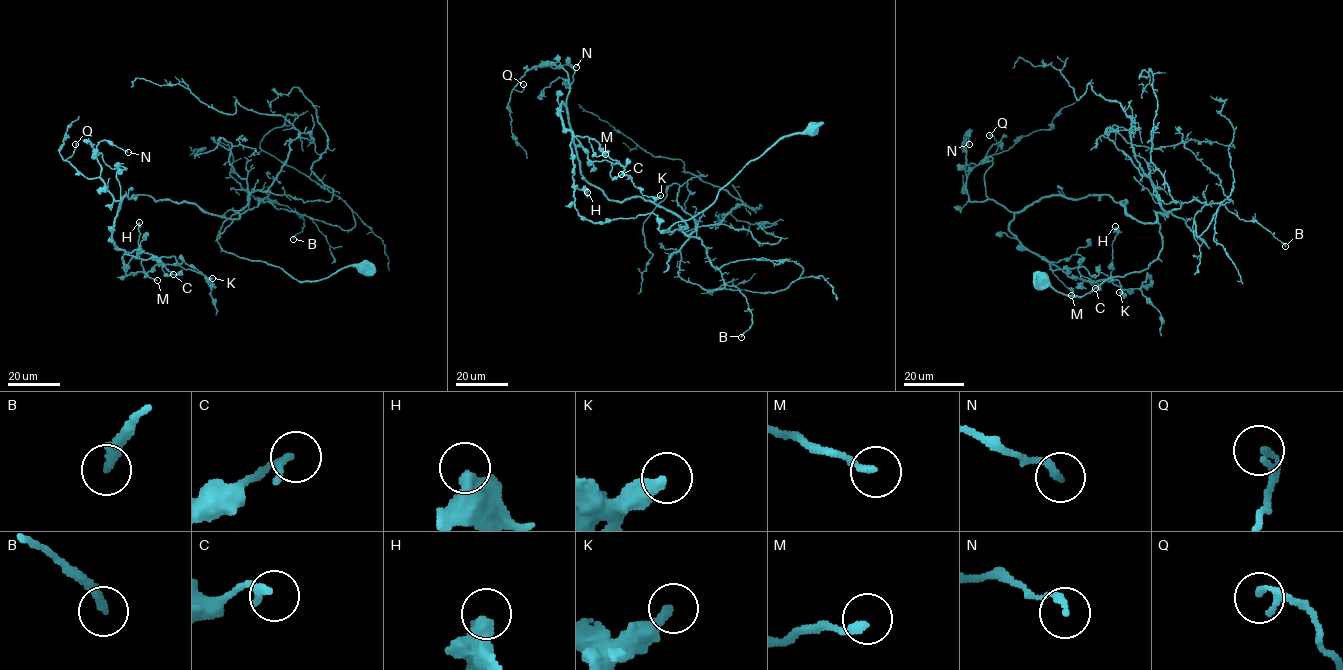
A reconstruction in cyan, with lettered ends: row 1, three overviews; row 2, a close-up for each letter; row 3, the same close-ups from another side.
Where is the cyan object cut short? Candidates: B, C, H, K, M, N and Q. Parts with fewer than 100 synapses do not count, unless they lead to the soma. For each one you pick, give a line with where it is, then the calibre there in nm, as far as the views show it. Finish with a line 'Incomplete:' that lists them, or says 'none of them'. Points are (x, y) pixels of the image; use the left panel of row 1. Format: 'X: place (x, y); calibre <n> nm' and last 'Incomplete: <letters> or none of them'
Incomplete: none of them

